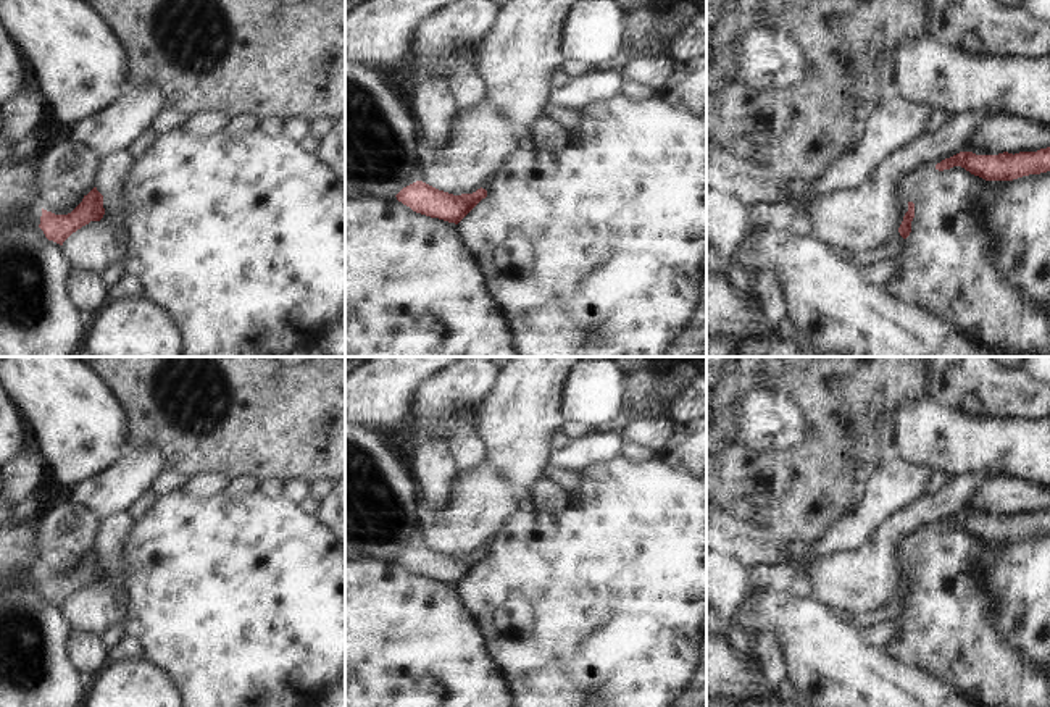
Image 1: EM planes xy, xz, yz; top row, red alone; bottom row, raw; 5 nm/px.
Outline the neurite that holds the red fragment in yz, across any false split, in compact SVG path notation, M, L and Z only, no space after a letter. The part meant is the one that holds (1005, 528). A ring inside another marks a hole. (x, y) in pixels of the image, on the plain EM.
M1050 508L1015 517L1008 513L998 517L960 513L937 525L935 531L944 533L953 528L961 528L985 542L1013 542L1023 538L1050 533Z

